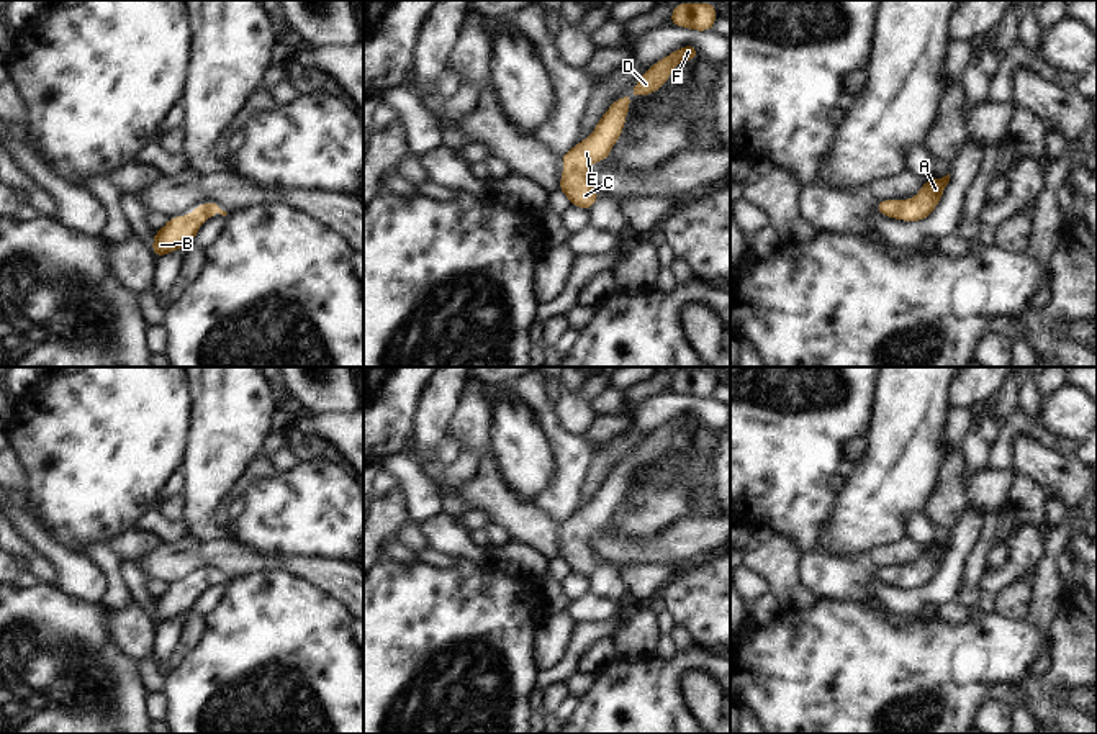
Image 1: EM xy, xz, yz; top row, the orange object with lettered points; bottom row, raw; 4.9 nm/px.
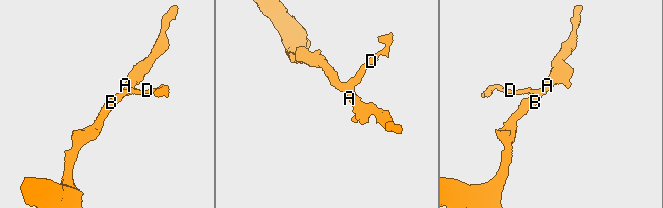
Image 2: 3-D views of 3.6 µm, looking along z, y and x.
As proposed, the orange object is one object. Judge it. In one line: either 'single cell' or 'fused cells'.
single cell

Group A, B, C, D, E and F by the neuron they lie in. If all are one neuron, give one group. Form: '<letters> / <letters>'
A B C D E F

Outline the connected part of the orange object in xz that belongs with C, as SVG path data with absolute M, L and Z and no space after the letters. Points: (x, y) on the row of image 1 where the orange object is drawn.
M694 44L683 46L657 64L650 66L640 80L632 87L629 95L619 97L601 116L593 134L581 139L575 147L560 157L560 164L567 169L560 175L558 190L568 197L571 206L589 208L599 200L599 193L588 180L586 165L607 161L614 143L622 136L627 111L630 108L630 97L652 95L661 88L671 75L676 64L683 61L694 61L699 51Z

